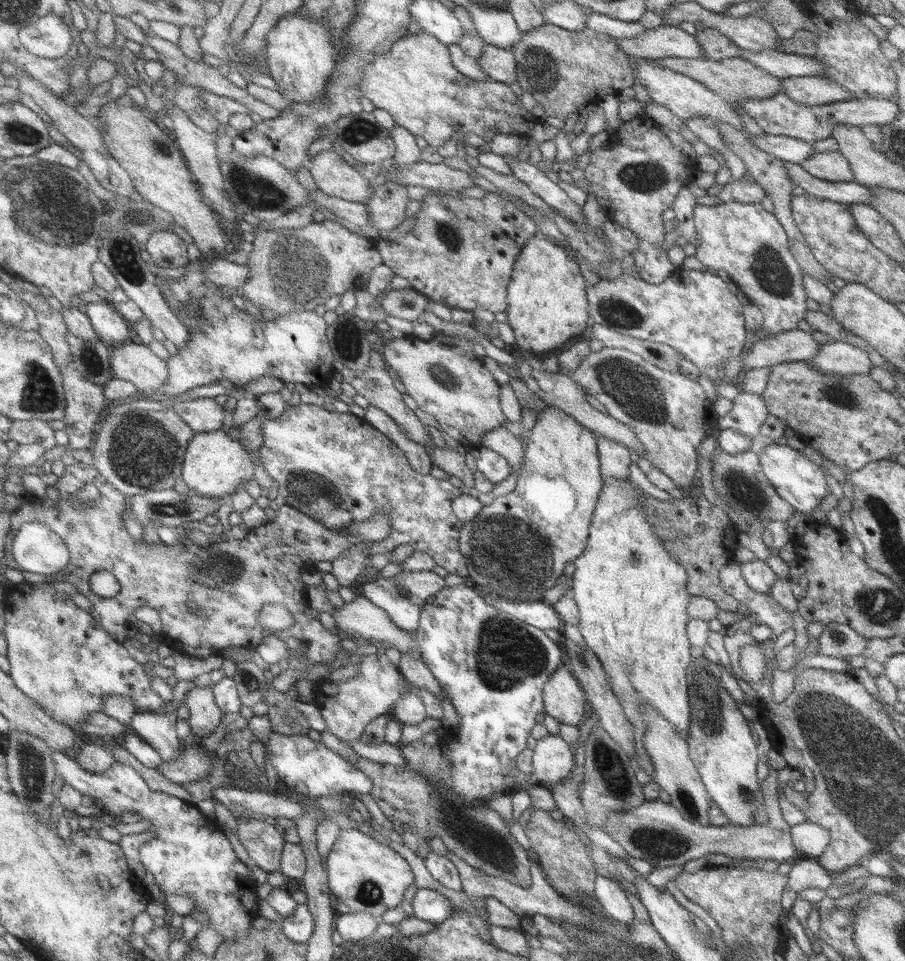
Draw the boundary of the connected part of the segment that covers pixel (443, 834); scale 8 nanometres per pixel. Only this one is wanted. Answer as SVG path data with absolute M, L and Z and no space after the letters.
M329 731L321 733L321 742L326 744L327 748L346 757L351 764L355 765L355 768L361 769L371 777L372 798L392 824L393 830L403 838L403 843L420 858L427 859L427 856L431 854L429 842L437 836L449 852L459 856L470 866L520 888L529 888L531 868L526 849L517 844L509 834L505 821L489 808L487 802L471 801L468 803L451 794L445 796L435 789L435 780L432 781L423 774L410 770L406 765L398 767L363 759L355 752L351 744L338 739Z

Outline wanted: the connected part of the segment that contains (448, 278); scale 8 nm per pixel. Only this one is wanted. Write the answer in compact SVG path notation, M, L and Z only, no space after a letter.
M490 192L480 199L450 193L426 195L423 200L415 214L417 222L407 234L396 241L379 241L378 251L382 253L384 263L389 265L397 276L406 278L411 288L435 303L442 302L449 308L466 312L471 312L475 308L492 313L505 312L506 288L510 284L516 256L524 242L537 232L534 218Z

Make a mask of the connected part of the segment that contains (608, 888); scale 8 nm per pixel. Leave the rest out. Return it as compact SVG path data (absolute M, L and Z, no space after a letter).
M597 875L594 883L590 899L600 904L600 915L619 924L631 926L634 921L631 905L617 882Z

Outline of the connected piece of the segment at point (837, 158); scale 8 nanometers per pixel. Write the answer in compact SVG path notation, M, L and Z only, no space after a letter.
M815 151L799 165L810 176L825 182L853 181L849 163L837 151Z

